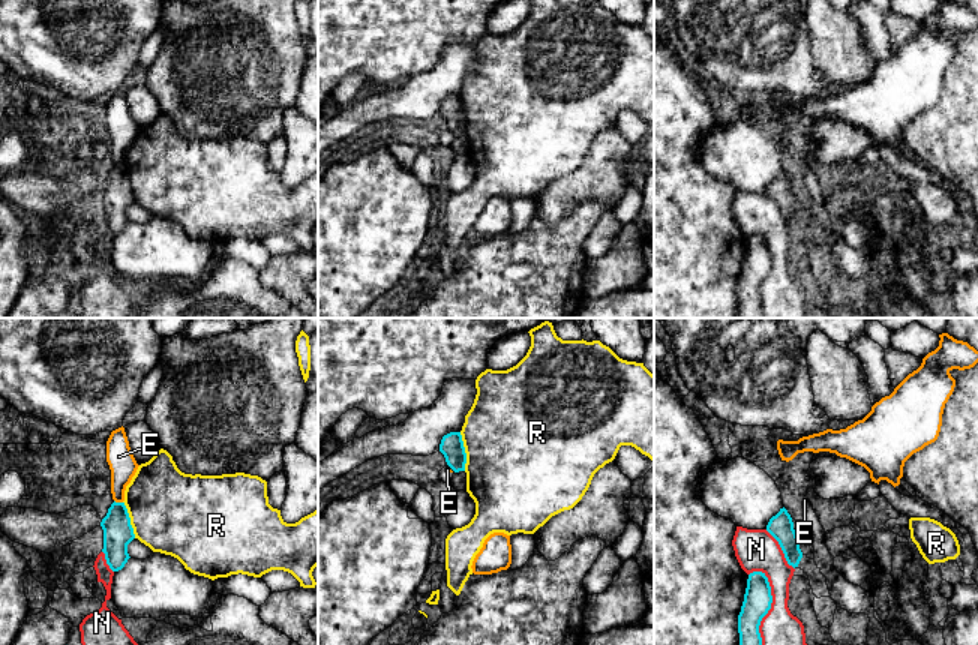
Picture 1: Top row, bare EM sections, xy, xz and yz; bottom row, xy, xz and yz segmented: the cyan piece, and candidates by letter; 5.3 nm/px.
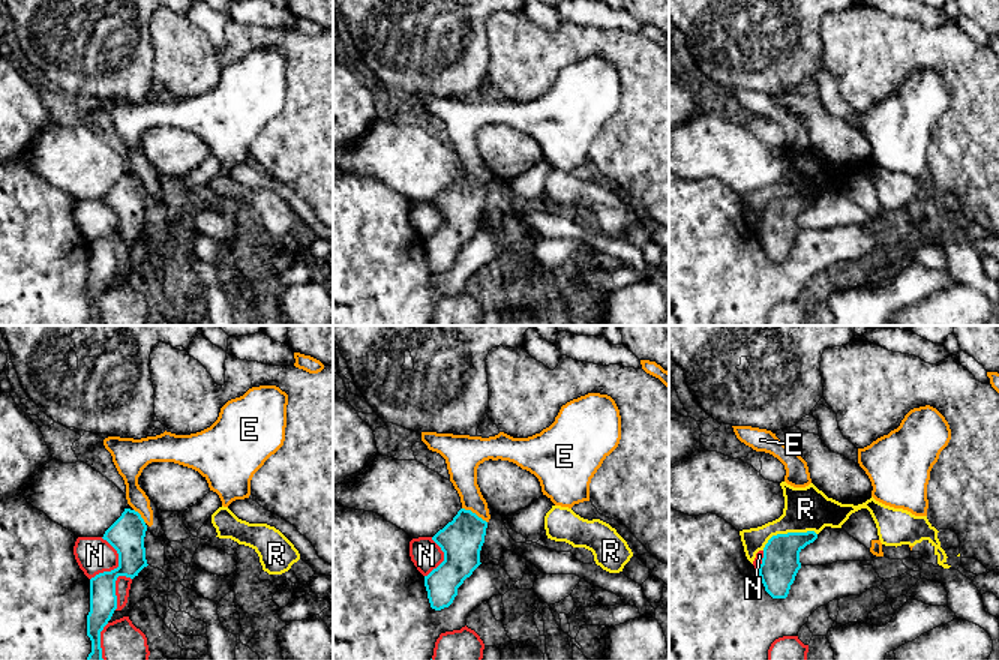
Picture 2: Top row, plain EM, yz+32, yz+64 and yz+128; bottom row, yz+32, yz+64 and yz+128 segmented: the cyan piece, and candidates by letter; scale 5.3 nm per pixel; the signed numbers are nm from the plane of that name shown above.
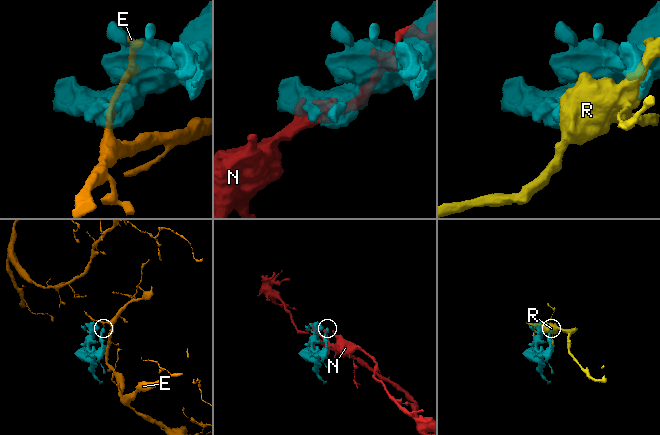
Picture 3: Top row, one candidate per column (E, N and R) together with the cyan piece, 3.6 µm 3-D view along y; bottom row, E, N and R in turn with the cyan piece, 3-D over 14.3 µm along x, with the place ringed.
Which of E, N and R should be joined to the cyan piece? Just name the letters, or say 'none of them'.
none of them

